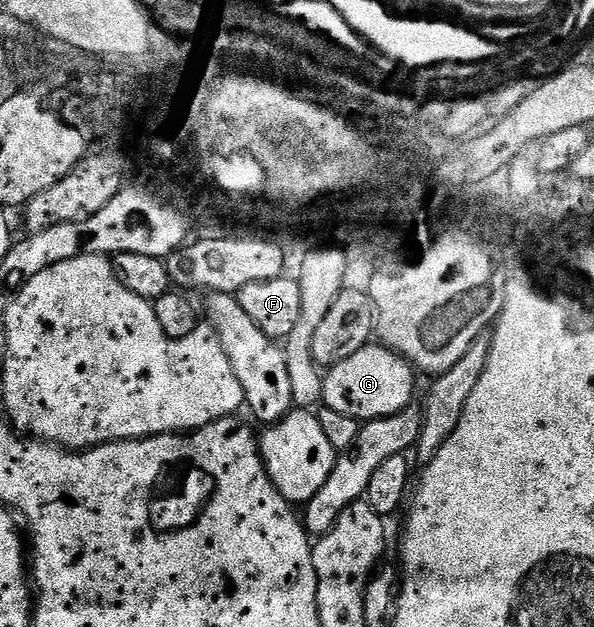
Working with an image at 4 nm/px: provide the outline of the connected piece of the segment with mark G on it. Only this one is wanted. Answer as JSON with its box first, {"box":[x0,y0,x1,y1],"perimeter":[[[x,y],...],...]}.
{"box":[322,342,415,422],"perimeter":[[[371,342],[356,350],[352,358],[344,358],[344,362],[329,365],[322,378],[322,404],[340,414],[348,414],[348,418],[356,418],[359,422],[379,420],[403,412],[415,403],[414,375],[415,369],[405,356],[399,356],[393,348],[381,343]]]}

